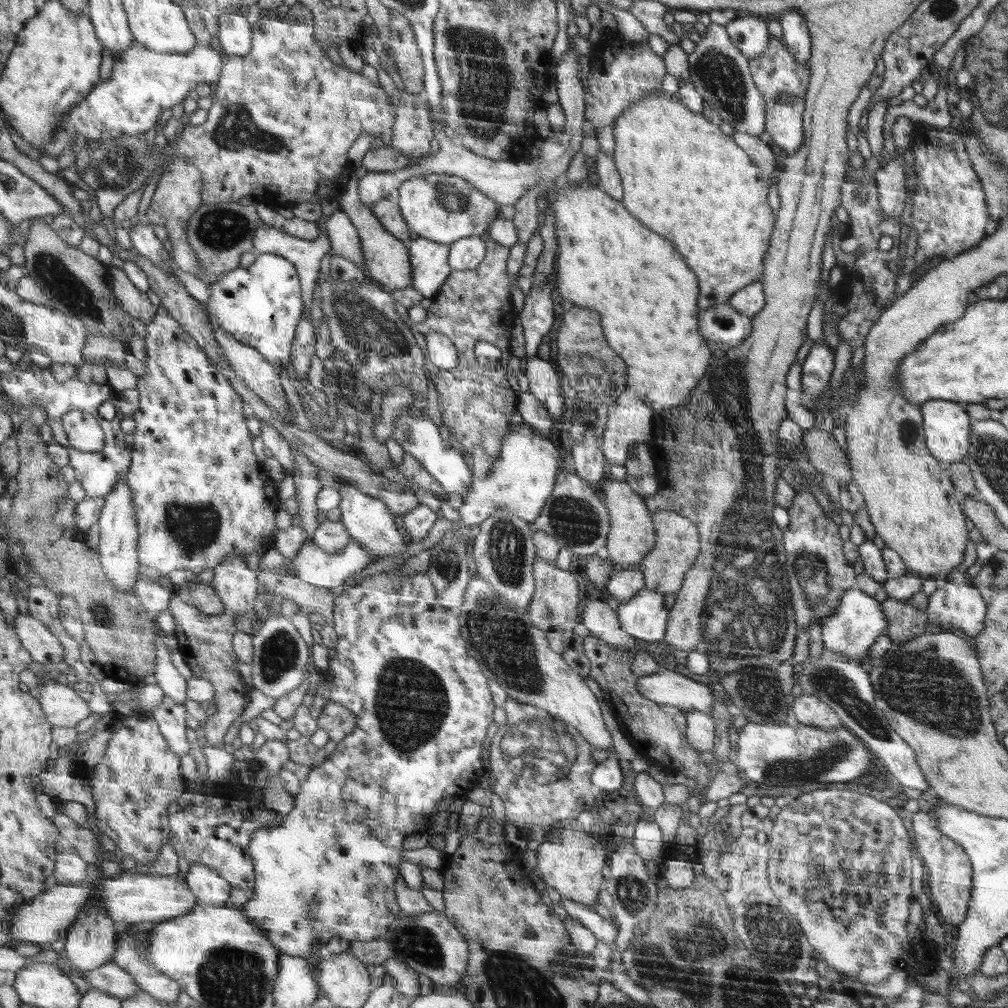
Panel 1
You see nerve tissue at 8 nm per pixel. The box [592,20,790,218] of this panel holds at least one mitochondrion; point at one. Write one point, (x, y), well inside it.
(717, 70)

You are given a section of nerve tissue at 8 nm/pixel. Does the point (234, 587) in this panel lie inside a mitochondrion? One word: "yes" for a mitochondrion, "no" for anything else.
no

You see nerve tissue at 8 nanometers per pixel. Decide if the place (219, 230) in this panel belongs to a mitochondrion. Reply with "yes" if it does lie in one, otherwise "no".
yes

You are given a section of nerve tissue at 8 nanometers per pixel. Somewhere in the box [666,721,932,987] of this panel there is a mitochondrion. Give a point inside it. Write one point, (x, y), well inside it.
(769, 933)

